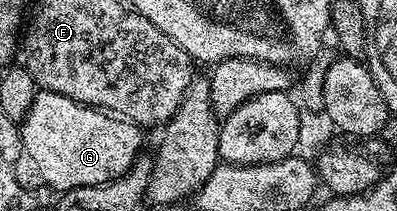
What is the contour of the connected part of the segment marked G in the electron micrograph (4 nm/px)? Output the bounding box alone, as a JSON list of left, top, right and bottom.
[20,90,144,193]

